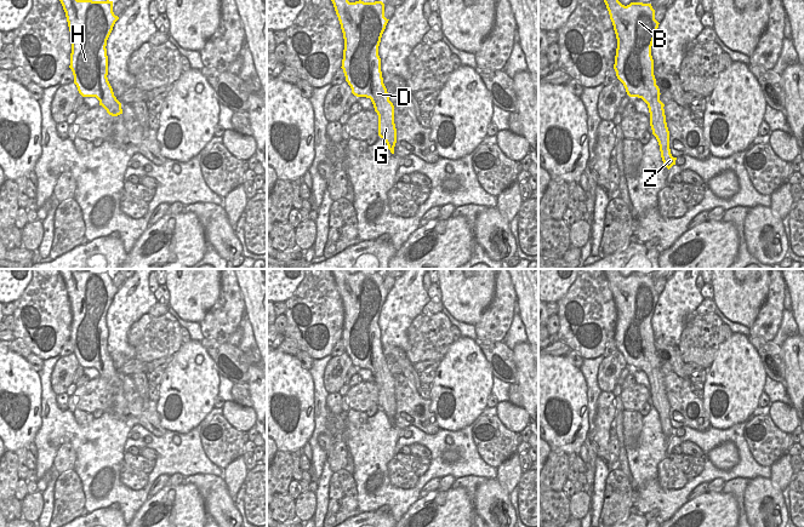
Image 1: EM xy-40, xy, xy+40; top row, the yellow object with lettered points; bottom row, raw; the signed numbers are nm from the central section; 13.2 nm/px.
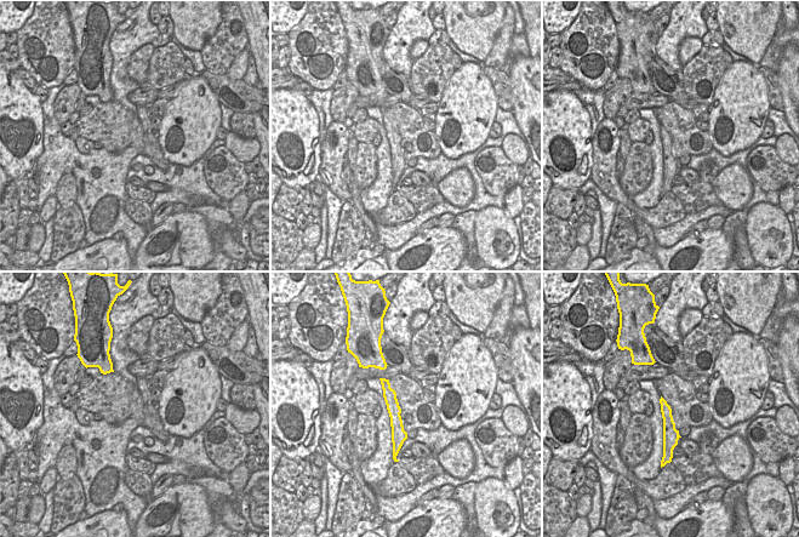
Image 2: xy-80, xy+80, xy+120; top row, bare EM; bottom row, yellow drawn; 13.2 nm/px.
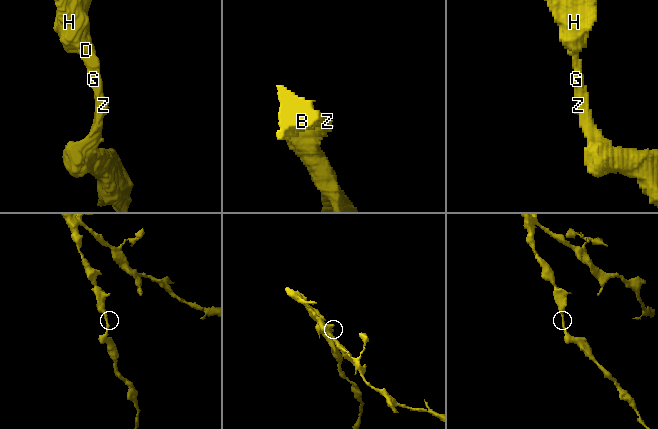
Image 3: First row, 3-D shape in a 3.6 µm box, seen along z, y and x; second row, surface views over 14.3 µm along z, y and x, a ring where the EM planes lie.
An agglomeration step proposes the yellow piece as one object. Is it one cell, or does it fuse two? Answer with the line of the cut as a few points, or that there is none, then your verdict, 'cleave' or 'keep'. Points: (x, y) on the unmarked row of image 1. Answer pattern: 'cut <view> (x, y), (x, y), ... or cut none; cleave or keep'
cut none; keep

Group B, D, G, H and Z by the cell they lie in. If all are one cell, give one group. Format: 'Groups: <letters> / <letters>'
Groups: B D G H Z

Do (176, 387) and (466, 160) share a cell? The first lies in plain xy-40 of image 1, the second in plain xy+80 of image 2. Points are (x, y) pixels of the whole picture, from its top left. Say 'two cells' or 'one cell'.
two cells

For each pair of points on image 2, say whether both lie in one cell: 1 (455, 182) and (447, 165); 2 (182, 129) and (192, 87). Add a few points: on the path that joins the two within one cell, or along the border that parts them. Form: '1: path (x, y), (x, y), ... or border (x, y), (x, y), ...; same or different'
1: border (474, 182), (464, 167), (457, 167), (438, 184); different
2: path (192, 119), (192, 97); same

